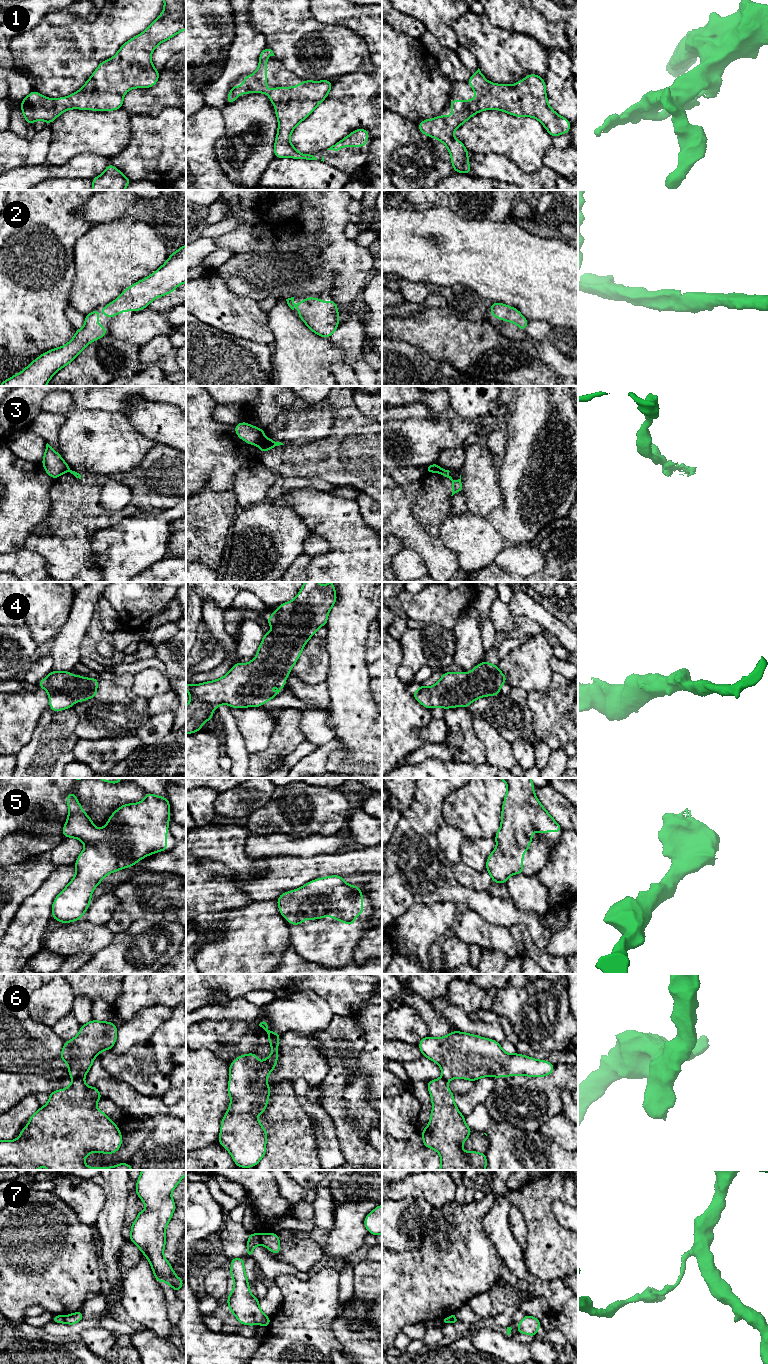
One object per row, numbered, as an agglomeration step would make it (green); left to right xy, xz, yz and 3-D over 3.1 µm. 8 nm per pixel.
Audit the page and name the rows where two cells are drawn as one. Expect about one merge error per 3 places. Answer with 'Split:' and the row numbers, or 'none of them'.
Split: 3, 6, 7

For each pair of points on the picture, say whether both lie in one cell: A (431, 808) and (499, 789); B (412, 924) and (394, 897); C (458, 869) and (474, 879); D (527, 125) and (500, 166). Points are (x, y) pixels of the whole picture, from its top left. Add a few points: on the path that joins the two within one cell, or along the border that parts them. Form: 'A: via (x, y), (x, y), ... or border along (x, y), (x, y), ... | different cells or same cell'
A: border along (458, 788), (444, 800), (444, 822) | different cells
B: border along (426, 904), (414, 903), (392, 923) | different cells
C: via (462, 873), (470, 878) | same cell
D: border along (483, 153), (501, 153), (524, 171) | different cells

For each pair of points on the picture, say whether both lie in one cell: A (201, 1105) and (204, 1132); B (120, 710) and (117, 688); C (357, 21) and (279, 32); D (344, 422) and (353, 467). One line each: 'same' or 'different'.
A: same
B: same
C: different
D: same

